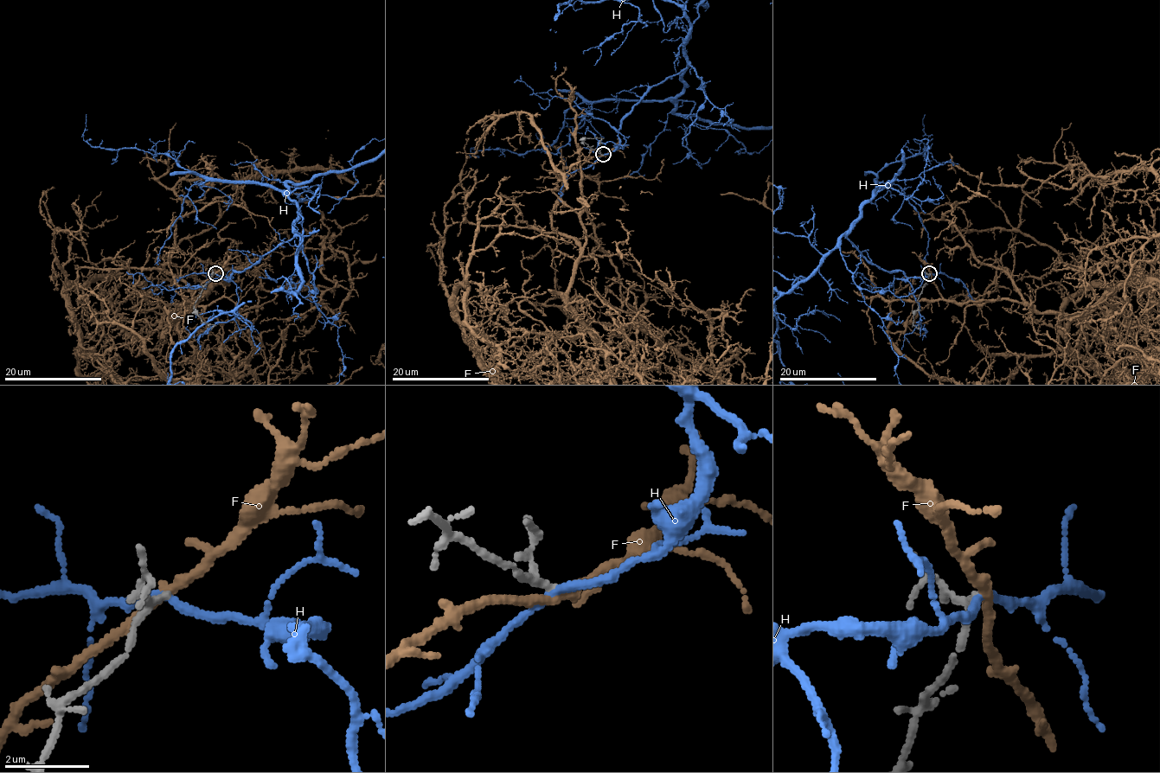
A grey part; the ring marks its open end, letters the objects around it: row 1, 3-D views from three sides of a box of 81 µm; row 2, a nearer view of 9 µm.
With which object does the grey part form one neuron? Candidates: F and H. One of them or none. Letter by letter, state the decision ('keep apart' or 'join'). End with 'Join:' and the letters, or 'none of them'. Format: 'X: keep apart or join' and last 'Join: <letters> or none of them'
F: keep apart
H: keep apart
Join: none of them

